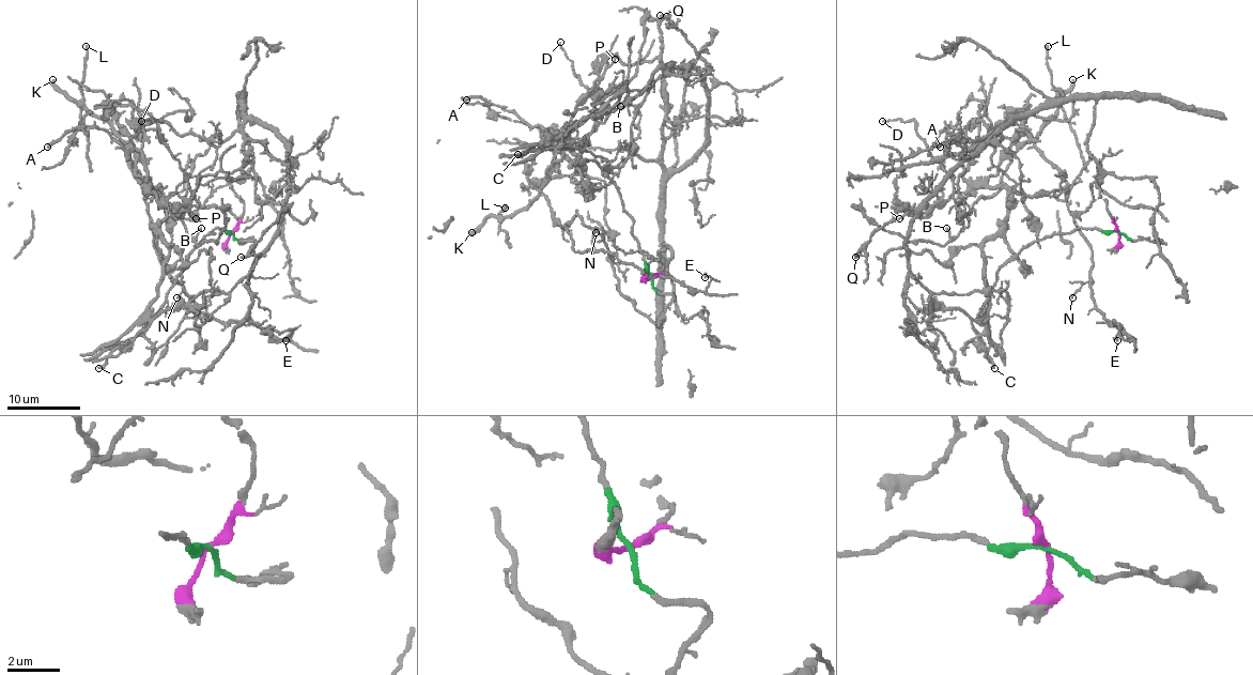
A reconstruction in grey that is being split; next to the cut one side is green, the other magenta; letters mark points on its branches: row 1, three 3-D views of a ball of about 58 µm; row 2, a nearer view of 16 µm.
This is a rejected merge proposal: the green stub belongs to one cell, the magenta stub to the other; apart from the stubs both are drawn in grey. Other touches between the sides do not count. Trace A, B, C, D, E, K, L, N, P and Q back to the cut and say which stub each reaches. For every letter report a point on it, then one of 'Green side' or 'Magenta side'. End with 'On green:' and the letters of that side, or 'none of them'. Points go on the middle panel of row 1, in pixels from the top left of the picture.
A: Place: (466, 100). Green side
B: Place: (620, 106). Green side
C: Place: (517, 154). Green side
D: Place: (560, 42). Green side
E: Place: (705, 277). Green side
K: Place: (472, 232). Green side
L: Place: (505, 208). Green side
N: Place: (596, 232). Green side
P: Place: (615, 59). Magenta side
Q: Place: (660, 15). Magenta side
On green: A, B, C, D, E, K, L, N

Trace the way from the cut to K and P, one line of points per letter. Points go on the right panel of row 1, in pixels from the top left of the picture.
K: (1117, 232), (1027, 243), (985, 317), (984, 245), (1007, 215), (987, 181), (1071, 79)
P: (1117, 232), (1086, 136), (1094, 100), (1046, 100), (963, 151), (902, 166), (895, 197), (908, 210), (898, 219)

